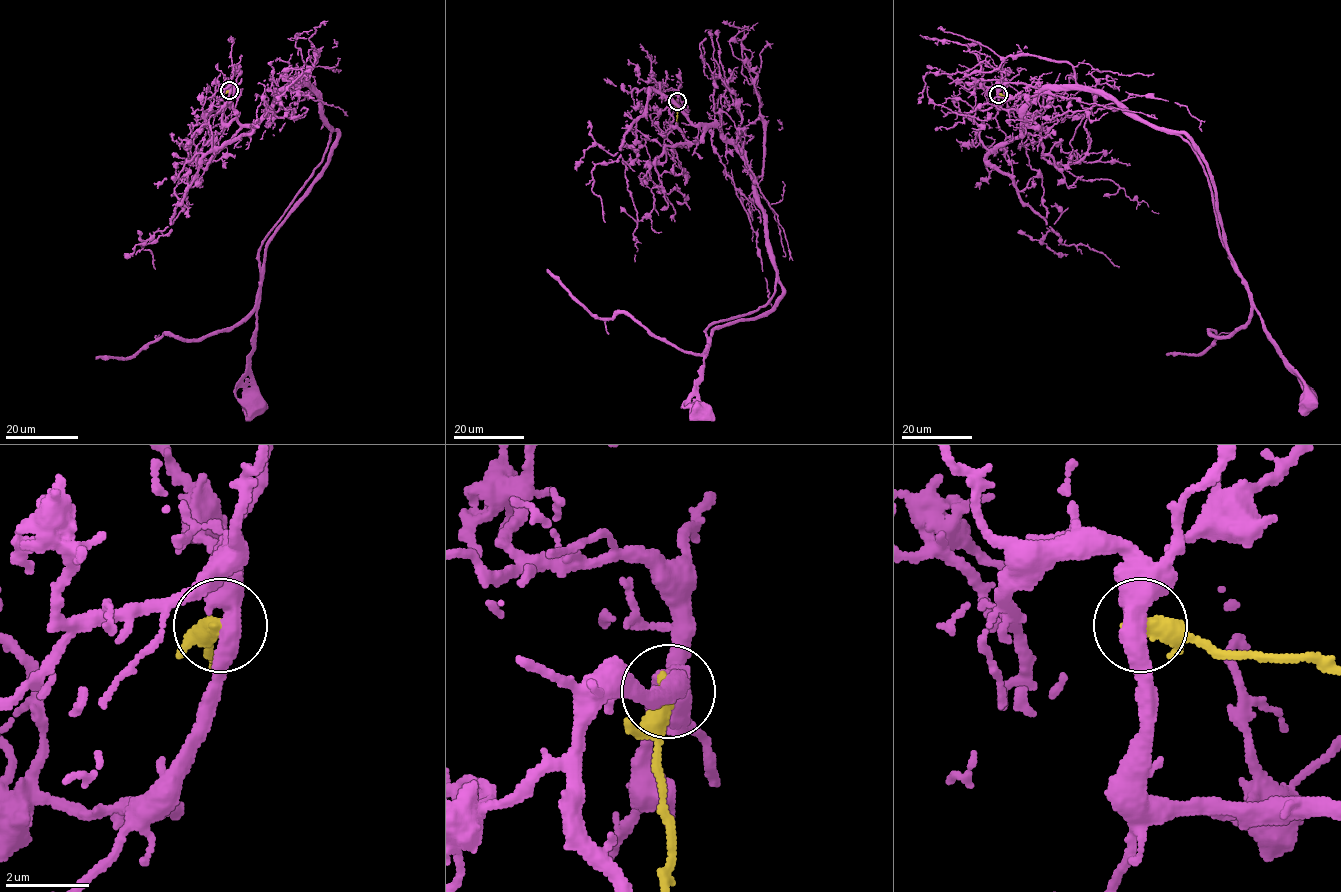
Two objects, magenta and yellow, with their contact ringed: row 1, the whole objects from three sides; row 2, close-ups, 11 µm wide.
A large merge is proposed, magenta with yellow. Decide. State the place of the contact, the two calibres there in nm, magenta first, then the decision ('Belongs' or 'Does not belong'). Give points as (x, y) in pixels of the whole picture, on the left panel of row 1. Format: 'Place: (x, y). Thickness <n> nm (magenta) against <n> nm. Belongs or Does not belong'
Place: (229, 90). Thickness 500 nm (magenta) against 480 nm. Does not belong

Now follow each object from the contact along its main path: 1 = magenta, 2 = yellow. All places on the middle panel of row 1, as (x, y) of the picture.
1: (677, 101), (671, 127), (690, 142), (715, 127), (736, 148), (776, 269), (759, 309), (706, 329), (701, 412)
2: (677, 101), (676, 123)

